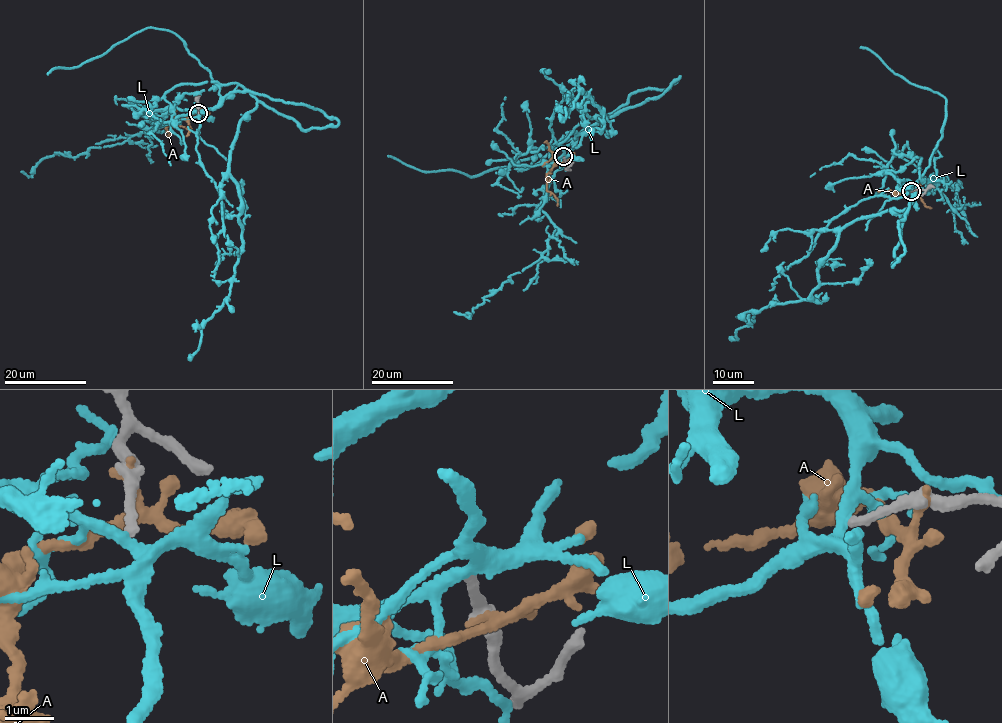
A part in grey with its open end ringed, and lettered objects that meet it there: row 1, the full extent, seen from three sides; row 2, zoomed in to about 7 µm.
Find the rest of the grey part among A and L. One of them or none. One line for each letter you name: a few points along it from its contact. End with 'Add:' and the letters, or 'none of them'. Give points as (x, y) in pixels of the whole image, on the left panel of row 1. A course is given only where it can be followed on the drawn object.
Add: none of them

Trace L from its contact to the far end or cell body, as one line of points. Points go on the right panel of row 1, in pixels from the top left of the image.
L: (910, 191), (873, 196), (830, 220), (823, 230), (839, 232), (811, 296), (760, 310), (729, 336)

